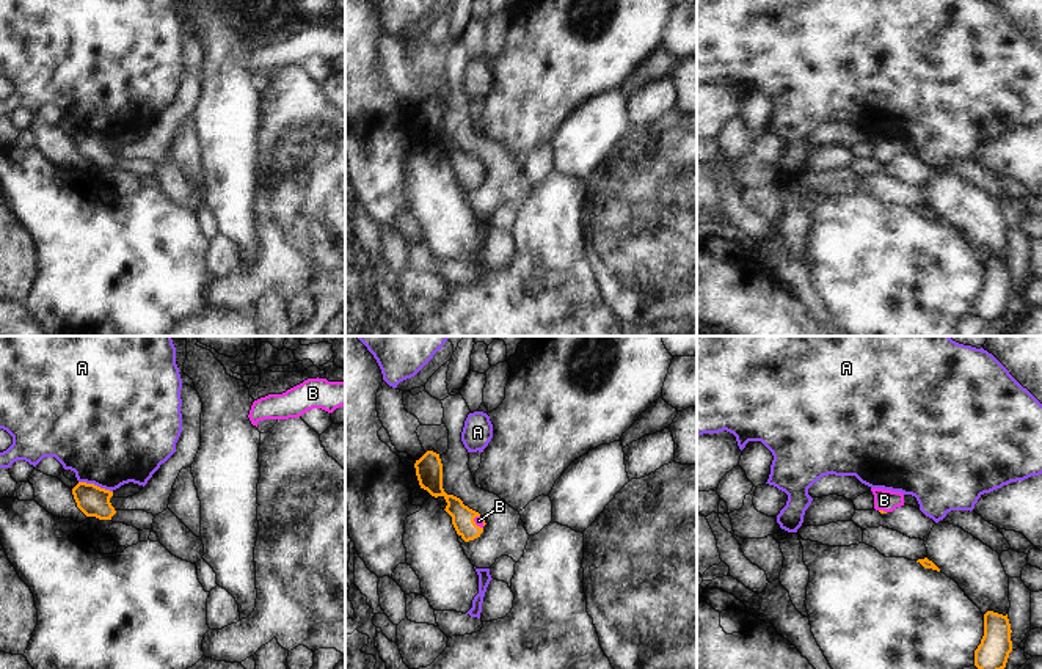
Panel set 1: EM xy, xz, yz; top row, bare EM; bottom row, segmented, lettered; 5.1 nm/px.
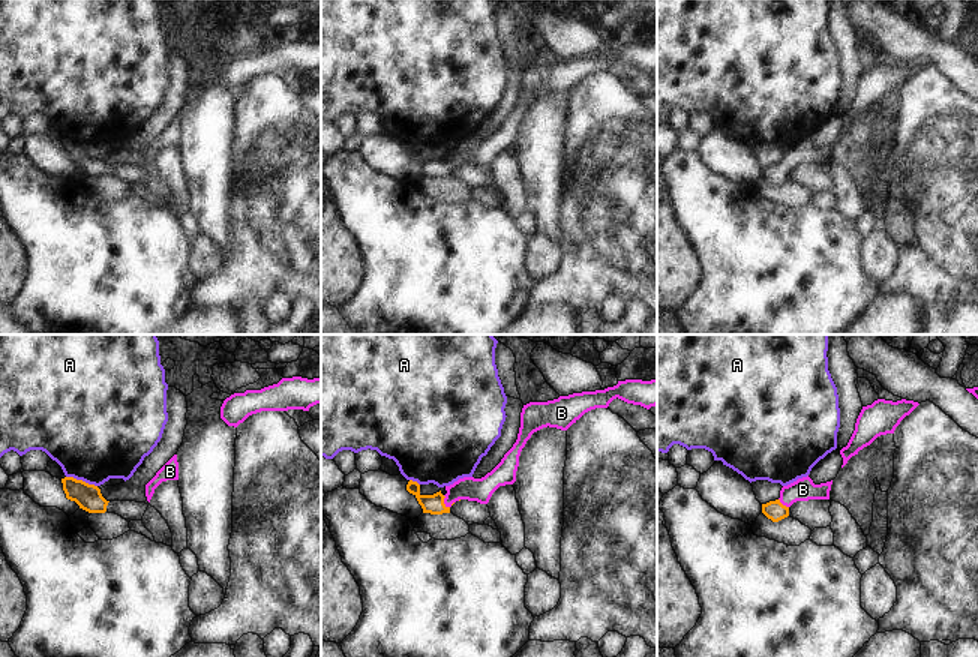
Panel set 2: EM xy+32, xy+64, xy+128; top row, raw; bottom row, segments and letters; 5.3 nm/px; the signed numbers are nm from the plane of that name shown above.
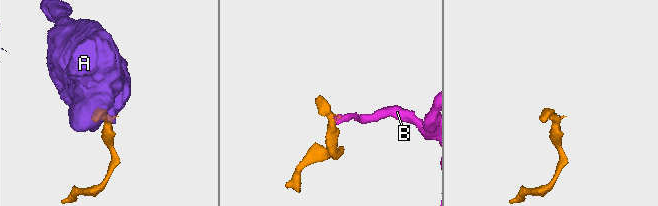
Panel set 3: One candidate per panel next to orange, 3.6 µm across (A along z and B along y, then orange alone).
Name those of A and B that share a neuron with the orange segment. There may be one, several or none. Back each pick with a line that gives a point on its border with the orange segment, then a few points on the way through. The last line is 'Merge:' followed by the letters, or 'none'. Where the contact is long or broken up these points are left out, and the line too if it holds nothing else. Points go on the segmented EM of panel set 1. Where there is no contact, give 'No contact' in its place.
B: Touches orange at xz (474, 523). Path across: xz (462, 515), (474, 523), (479, 520)
Merge: B.

